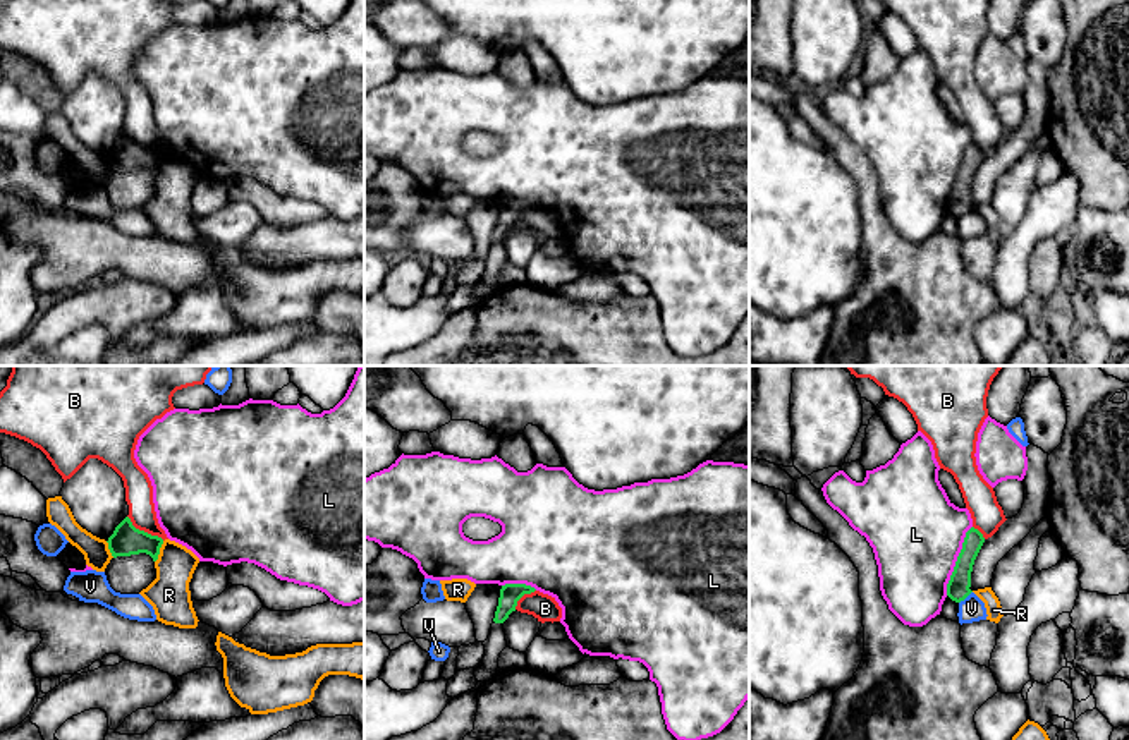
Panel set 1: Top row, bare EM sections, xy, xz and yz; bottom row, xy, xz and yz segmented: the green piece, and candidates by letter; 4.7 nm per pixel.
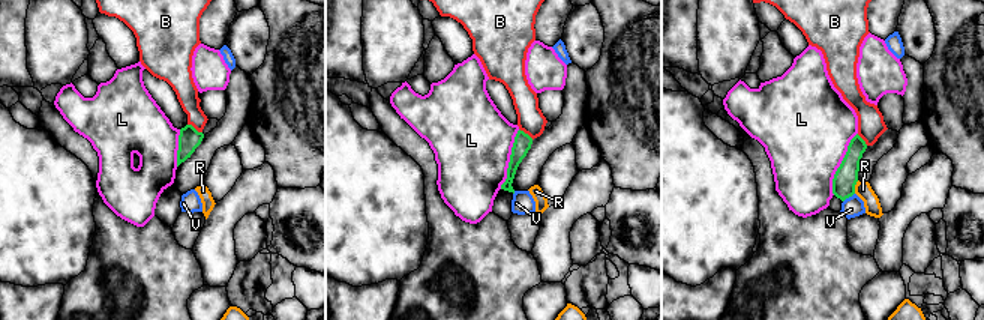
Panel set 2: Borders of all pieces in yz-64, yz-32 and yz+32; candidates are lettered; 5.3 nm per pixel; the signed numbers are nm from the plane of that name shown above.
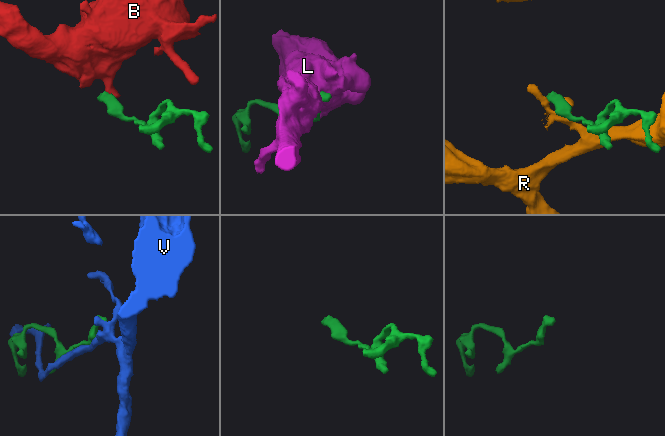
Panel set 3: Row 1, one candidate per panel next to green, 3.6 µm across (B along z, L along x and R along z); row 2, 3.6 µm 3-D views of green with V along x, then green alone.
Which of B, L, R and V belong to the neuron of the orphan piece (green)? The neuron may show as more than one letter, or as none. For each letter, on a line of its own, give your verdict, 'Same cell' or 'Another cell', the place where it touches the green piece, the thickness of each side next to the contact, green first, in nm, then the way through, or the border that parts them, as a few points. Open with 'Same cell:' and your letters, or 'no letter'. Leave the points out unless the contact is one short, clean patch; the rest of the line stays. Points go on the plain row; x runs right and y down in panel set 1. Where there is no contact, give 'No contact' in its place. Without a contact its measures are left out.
Same cell: no letter
B: Another cell. Touches green at xy (143, 146). Thickness 140 nm (green) against 130 nm. Boundary: xy (128, 131), (136, 143), (164, 155)
L: Another cell. Touches green at yz (958, 175). Thickness 110 nm (green) against 440 nm
R: Another cell. Touches green at xy (158, 167). Thickness 140 nm (green) against 200 nm
V: Another cell. Touches green at yz (964, 213). Thickness 110 nm (green) against 110 nm

